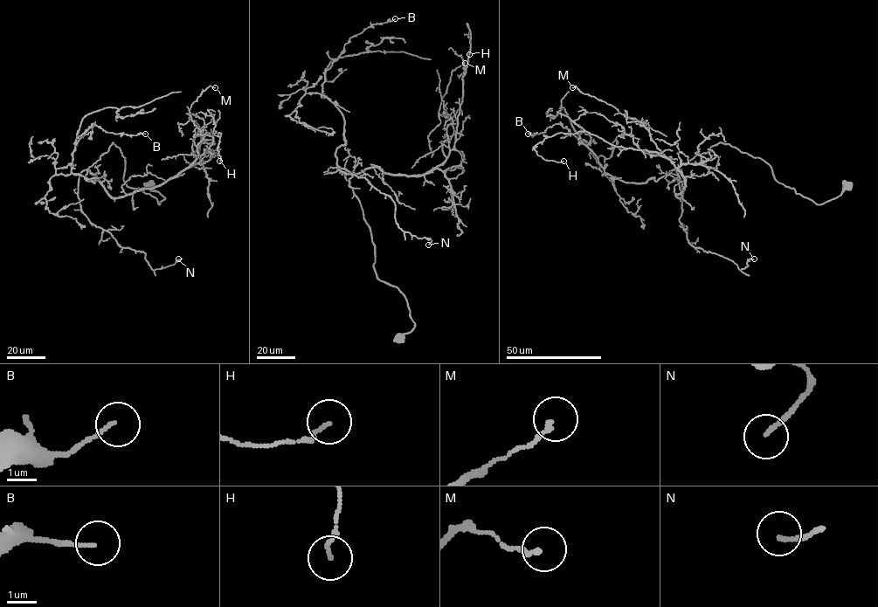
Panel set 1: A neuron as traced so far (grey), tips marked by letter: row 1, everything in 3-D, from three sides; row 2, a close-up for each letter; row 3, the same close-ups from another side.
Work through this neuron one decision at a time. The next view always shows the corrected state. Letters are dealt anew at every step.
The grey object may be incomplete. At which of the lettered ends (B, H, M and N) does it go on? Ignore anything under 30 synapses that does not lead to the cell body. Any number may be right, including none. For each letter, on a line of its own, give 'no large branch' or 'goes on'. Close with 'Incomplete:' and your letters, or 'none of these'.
B: no large branch
H: no large branch
M: no large branch
N: no large branch
Incomplete: none of these

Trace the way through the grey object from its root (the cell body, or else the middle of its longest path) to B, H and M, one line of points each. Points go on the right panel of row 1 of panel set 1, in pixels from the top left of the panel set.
B: (847, 185), (817, 204), (722, 142), (656, 181), (625, 182), (559, 124), (528, 134)
H: (847, 185), (817, 204), (718, 142), (678, 197), (657, 153), (584, 131), (534, 148), (563, 161)
M: (847, 185), (817, 204), (760, 158), (718, 142), (677, 169), (678, 197), (683, 175), (649, 132), (572, 87)

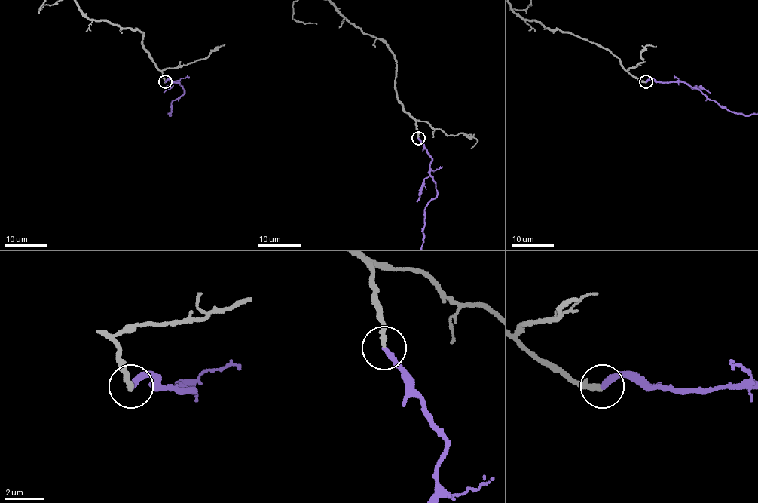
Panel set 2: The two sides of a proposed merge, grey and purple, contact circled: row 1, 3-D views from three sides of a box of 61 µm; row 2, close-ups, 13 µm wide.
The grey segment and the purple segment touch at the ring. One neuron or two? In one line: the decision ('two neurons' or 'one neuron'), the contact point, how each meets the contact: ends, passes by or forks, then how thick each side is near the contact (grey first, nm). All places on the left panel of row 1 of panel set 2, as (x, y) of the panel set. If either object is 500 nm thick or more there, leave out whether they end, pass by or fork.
one neuron; at (165, 81); grey ends there; purple ends there; 280 nm thick on the grey side, 320 nm on the other

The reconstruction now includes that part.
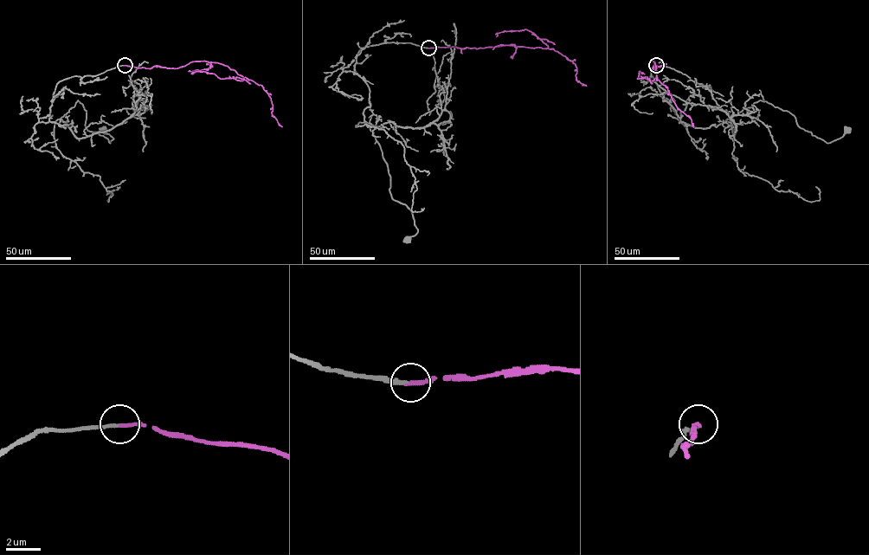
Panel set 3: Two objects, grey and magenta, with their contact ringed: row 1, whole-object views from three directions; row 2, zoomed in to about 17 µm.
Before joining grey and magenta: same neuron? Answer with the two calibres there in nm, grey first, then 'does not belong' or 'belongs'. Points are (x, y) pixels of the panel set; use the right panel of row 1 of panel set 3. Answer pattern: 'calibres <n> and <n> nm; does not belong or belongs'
calibres 180 and 240 nm; belongs

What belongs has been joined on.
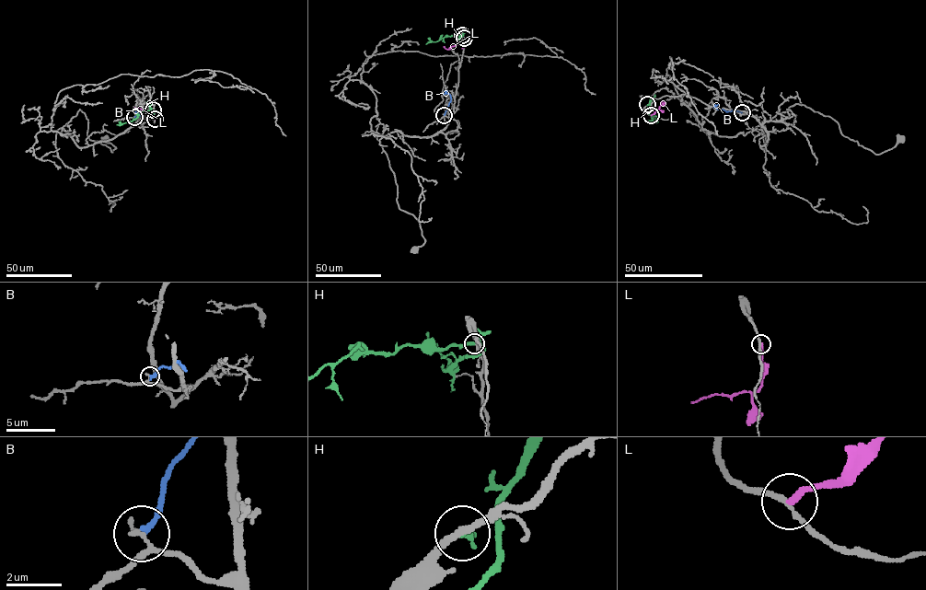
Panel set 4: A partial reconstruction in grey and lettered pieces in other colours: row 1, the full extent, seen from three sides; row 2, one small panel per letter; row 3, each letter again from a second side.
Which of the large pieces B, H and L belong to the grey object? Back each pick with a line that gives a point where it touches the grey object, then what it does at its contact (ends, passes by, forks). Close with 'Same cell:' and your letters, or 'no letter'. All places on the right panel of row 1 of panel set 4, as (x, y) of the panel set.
Same cell: no letter

